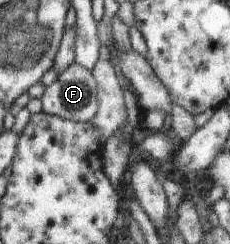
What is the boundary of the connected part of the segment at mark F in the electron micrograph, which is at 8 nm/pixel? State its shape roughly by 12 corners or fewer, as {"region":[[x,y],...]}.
{"region":[[74,62],[46,87],[43,112],[92,122],[91,71]]}

